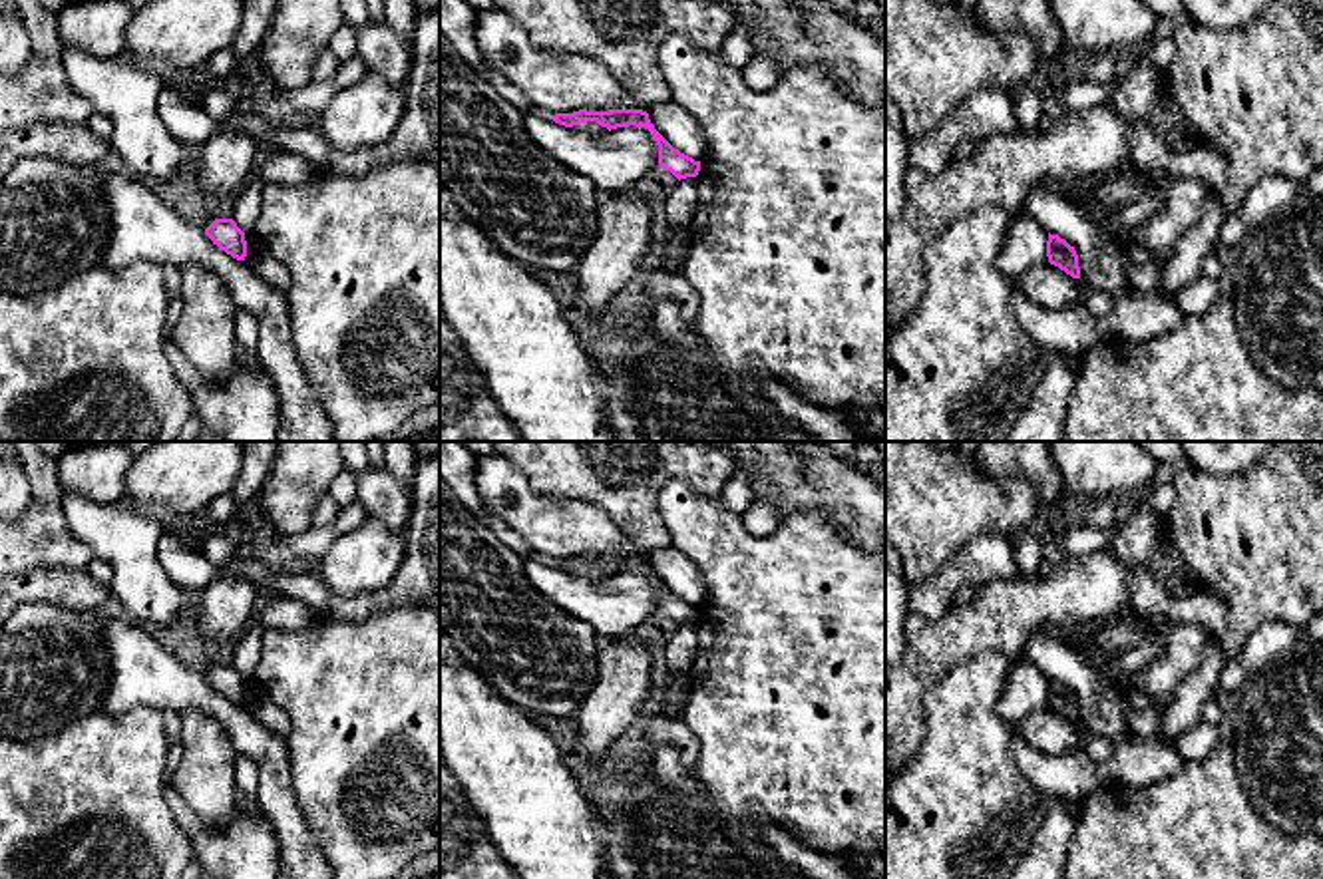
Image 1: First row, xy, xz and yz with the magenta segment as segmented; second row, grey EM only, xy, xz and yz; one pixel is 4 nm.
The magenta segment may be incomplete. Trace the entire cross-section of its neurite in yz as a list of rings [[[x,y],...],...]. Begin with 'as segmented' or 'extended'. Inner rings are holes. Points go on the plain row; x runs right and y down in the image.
as segmented; [[[1048,678],[1046,702],[1048,702],[1050,710],[1058,712],[1072,724],[1080,724],[1078,700],[1076,700],[1074,692],[1070,692],[1058,680]]]

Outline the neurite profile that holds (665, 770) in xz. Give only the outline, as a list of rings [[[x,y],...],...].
[[[662,746],[655,752],[647,778],[651,780],[651,786],[678,791],[698,801],[708,793],[706,786],[680,766],[678,756],[670,746]]]

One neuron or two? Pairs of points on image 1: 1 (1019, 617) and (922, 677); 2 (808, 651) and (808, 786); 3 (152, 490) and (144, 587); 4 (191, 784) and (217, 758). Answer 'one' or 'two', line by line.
1: one
2: one
3: two
4: one

